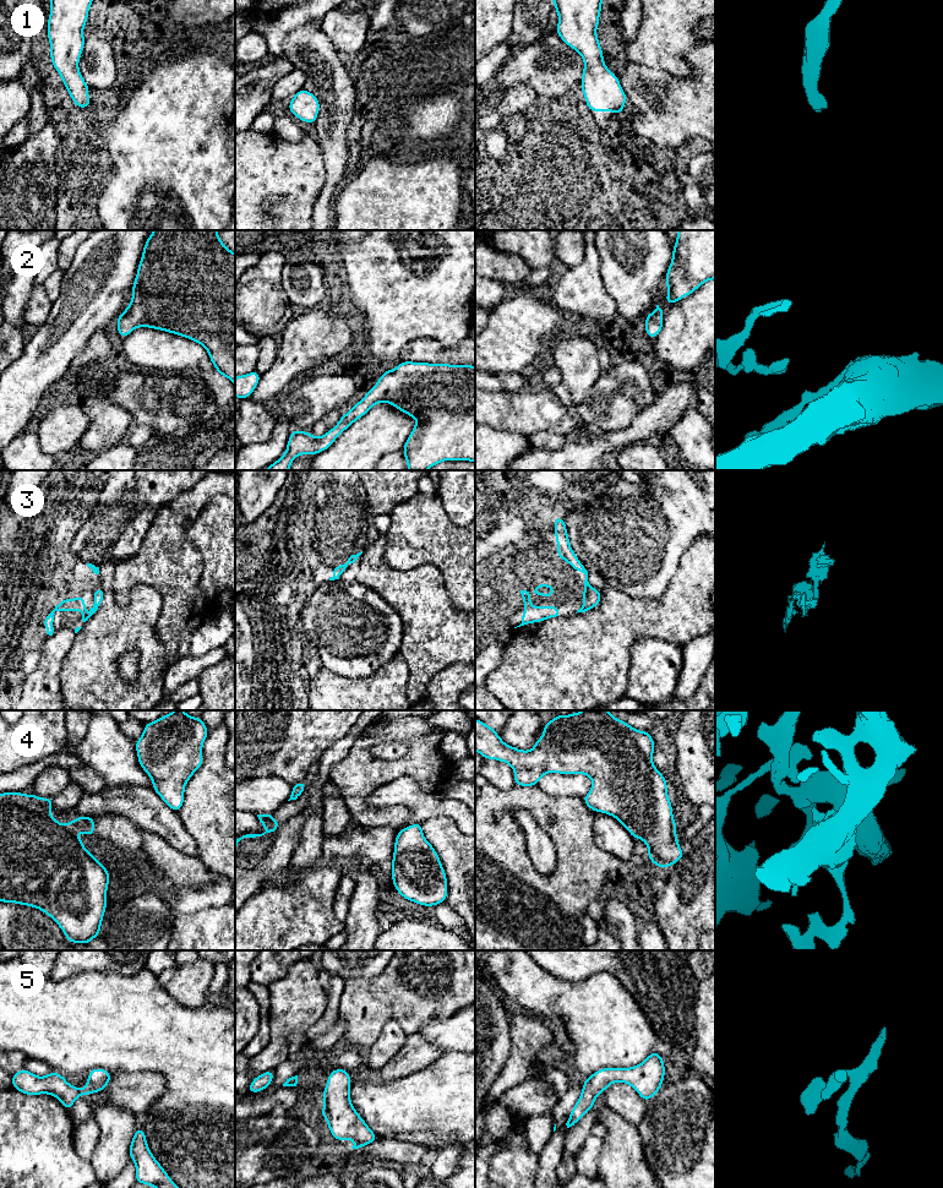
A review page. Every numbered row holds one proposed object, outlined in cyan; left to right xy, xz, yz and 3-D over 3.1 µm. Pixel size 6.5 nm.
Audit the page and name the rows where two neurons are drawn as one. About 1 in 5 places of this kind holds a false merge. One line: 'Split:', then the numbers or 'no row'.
Split: no row

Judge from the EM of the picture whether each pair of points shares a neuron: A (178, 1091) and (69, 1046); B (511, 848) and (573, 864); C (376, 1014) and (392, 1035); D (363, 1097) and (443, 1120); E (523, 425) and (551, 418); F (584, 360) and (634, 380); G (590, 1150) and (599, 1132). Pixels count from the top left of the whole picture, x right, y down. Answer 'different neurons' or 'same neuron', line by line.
A: same neuron
B: same neuron
C: different neurons
D: same neuron
E: same neuron
F: different neurons
G: same neuron

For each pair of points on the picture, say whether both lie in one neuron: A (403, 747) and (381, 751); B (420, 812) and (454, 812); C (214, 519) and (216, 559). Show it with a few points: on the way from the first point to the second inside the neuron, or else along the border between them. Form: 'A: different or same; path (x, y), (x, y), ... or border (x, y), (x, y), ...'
A: same; path (398, 748), (386, 751)
B: same; path (429, 808), (446, 808)
C: same; path (216, 529), (216, 549)

